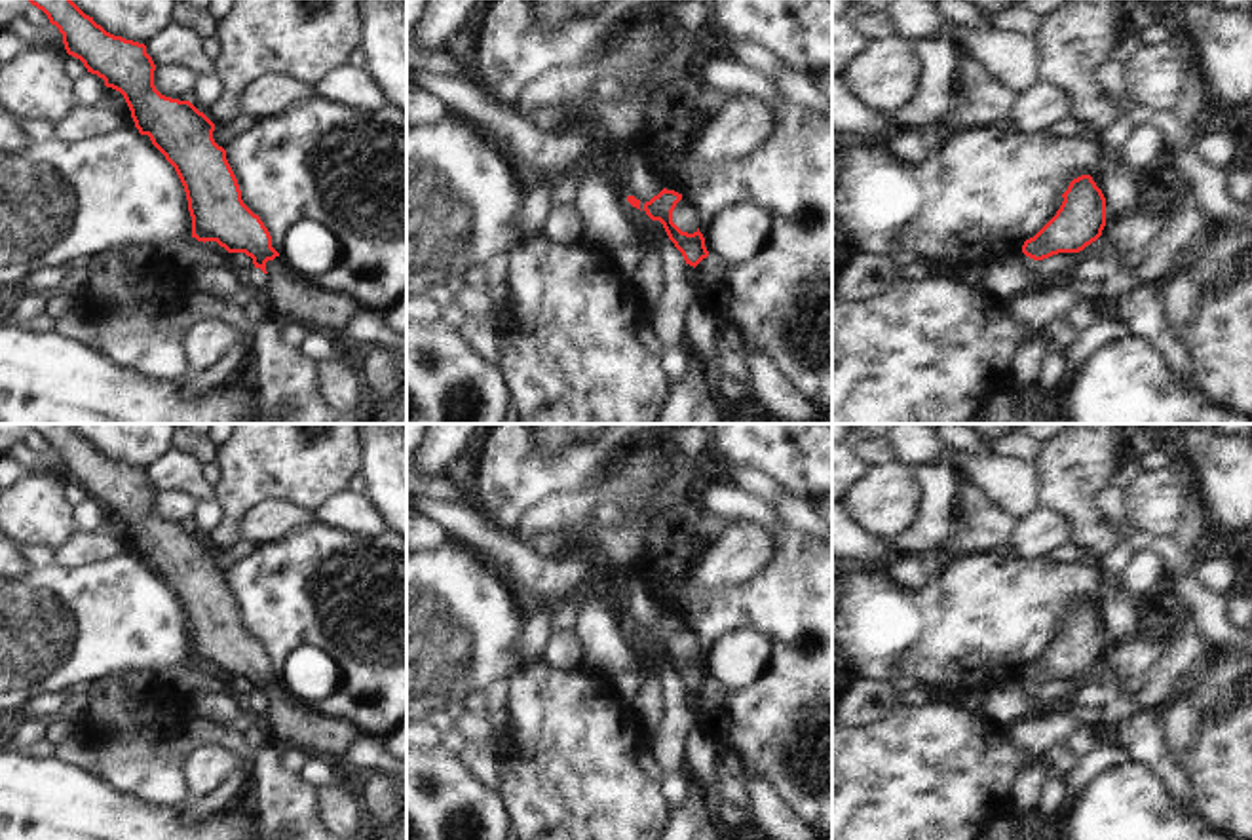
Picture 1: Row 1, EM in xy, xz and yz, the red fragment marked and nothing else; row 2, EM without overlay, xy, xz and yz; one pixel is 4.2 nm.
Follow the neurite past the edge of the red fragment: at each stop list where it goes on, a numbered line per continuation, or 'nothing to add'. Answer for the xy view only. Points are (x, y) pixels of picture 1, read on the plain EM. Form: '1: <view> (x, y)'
1: xy (287, 723)

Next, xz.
1: xz (684, 641)

